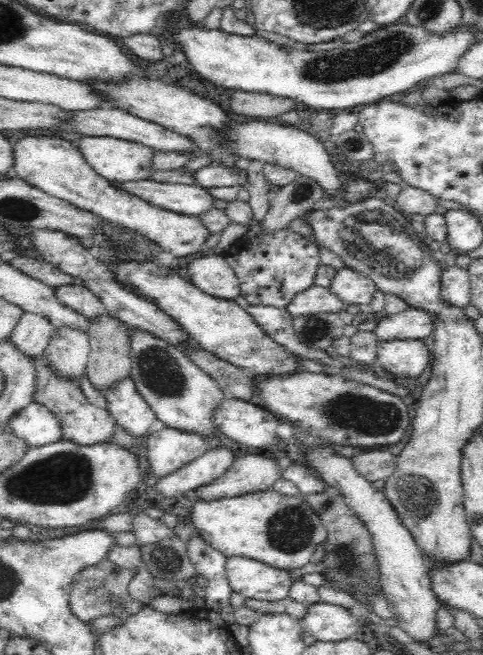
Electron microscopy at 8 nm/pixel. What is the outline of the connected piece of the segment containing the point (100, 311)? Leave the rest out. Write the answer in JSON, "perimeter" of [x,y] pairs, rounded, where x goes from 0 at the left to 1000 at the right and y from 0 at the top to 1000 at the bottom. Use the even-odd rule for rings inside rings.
{"perimeter":[[[137,434],[116,437],[116,455],[141,470],[182,484],[199,485],[219,479],[211,460],[174,434]]]}

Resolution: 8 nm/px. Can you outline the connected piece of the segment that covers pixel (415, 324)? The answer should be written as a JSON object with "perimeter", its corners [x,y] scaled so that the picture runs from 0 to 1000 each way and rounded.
{"perimeter":[[[845,469],[818,481],[789,481],[772,504],[787,521],[791,519],[872,519],[896,507],[903,492],[896,479],[876,473]]]}

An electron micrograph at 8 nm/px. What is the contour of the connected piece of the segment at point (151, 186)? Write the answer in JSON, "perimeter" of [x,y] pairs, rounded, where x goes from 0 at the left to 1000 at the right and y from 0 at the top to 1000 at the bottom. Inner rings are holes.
{"perimeter":[[[311,273],[232,279],[311,311],[393,330],[431,324],[445,304],[422,285],[406,281],[337,279]]]}

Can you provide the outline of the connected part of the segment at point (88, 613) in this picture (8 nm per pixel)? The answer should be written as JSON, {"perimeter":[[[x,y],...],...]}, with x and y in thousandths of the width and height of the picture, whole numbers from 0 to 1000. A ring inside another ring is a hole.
{"perimeter":[[[217,853],[195,864],[180,864],[155,876],[143,904],[143,919],[149,937],[168,950],[182,953],[186,948],[211,940],[226,940],[232,934],[246,937],[257,945],[269,945],[284,937],[300,922],[277,916],[265,905],[265,890],[280,879],[282,873],[263,867],[248,867],[232,856]]]}

